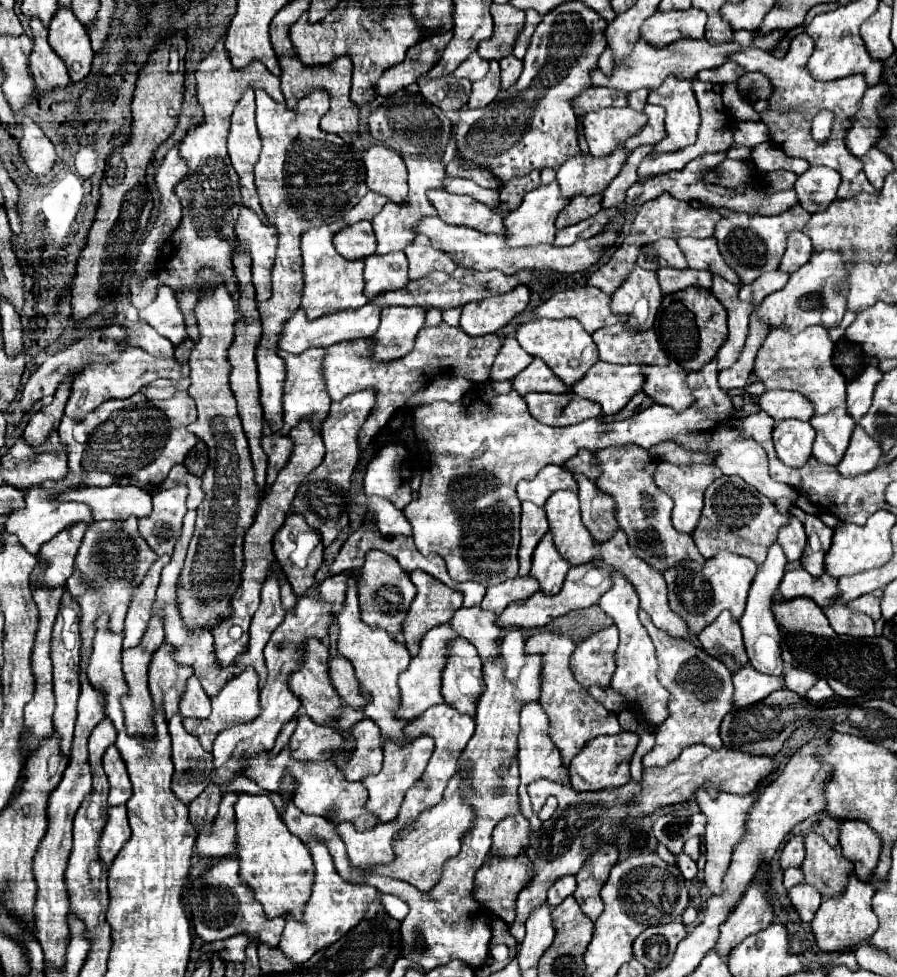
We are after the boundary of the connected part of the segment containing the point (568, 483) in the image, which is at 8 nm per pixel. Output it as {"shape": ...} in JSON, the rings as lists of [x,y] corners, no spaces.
{"shape":[[[546,465],[534,479],[518,483],[518,499],[532,501],[538,507],[544,507],[546,499],[558,489],[578,491],[576,481],[570,471],[558,465]]]}

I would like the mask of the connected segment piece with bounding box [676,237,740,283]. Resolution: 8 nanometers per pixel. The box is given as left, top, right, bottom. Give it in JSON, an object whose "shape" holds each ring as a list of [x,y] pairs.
{"shape":[[[678,237],[676,239],[678,247],[682,249],[688,267],[690,269],[708,269],[712,273],[722,275],[728,281],[740,283],[738,275],[726,265],[726,261],[722,259],[718,247],[716,247],[716,239],[696,239],[696,237]]]}

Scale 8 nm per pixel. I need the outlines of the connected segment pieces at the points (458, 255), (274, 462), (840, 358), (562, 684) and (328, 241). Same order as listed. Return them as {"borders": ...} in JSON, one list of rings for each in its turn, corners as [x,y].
{"borders":[[[[436,215],[434,217],[422,217],[420,223],[416,223],[412,227],[412,231],[426,235],[436,249],[446,251],[448,255],[452,255],[456,265],[472,267],[472,269],[478,269],[478,271],[498,269],[506,275],[514,275],[522,269],[552,269],[552,271],[558,271],[558,273],[574,273],[574,271],[588,269],[590,265],[594,265],[600,259],[604,249],[608,245],[612,245],[618,237],[618,235],[610,235],[610,231],[602,231],[602,233],[594,235],[588,241],[578,241],[578,243],[572,243],[568,247],[542,245],[542,243],[534,245],[534,247],[508,247],[506,245],[506,241],[508,241],[506,235],[482,235],[480,231],[474,231],[470,227],[448,225]]],[[[272,433],[272,435],[262,437],[262,447],[264,447],[264,453],[268,455],[268,477],[266,477],[266,491],[268,491],[278,471],[288,463],[294,449],[294,441],[282,439],[282,435]]],[[[842,337],[834,349],[834,365],[846,377],[846,381],[852,381],[866,369],[868,357],[864,355],[858,343],[850,343],[848,339]]],[[[540,631],[532,637],[530,651],[542,651],[542,695],[540,703],[546,707],[550,715],[550,735],[554,735],[554,743],[560,749],[562,765],[568,767],[572,757],[594,737],[598,735],[614,735],[620,731],[616,713],[604,709],[598,701],[594,701],[584,687],[574,679],[570,671],[570,657],[576,649],[576,643],[568,635],[560,635],[554,631]]],[[[336,221],[322,227],[312,227],[302,235],[302,271],[304,271],[304,289],[302,289],[302,309],[308,319],[318,319],[322,315],[332,315],[346,309],[360,309],[368,303],[364,297],[363,260],[349,261],[340,257],[332,245],[332,237],[346,223]]]]}

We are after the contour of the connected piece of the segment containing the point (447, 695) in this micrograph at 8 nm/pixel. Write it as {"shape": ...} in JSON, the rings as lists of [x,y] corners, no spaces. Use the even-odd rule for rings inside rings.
{"shape":[[[456,635],[448,641],[446,667],[442,671],[444,701],[460,713],[474,717],[474,703],[482,693],[482,661],[474,645]]]}

